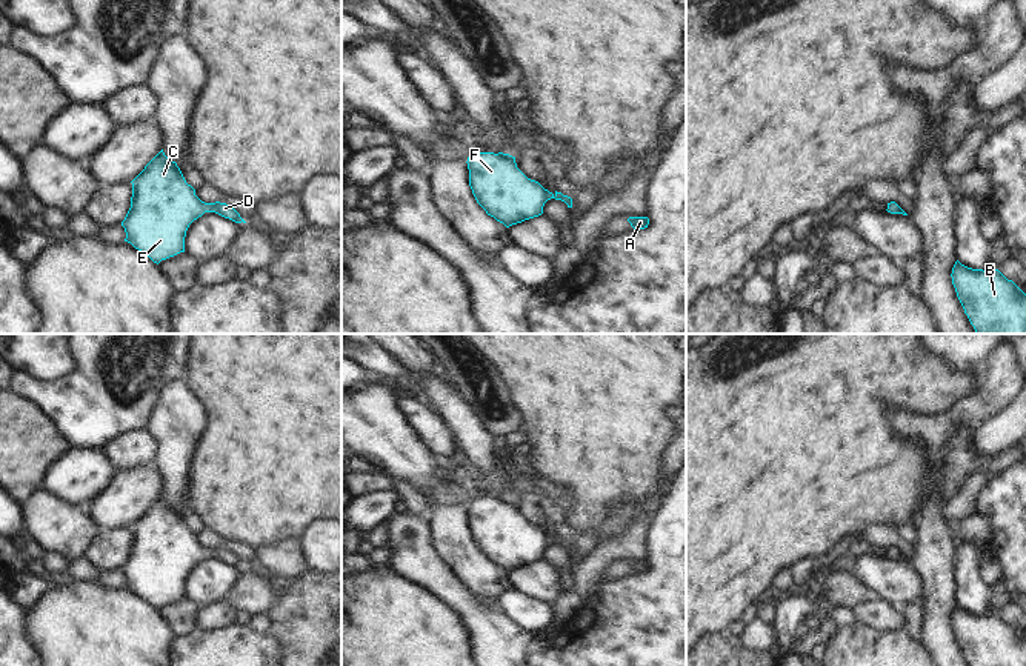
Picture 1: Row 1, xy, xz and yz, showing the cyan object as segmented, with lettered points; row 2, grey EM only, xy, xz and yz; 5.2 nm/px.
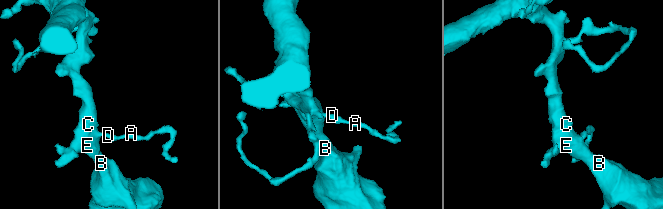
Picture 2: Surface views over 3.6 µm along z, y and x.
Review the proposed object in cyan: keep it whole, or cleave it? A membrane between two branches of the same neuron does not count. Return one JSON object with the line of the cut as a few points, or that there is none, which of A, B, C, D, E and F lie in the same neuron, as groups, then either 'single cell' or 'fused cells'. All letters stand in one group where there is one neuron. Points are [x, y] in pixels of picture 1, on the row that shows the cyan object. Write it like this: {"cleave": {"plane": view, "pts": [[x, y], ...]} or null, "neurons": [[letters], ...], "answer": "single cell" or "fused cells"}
{"cleave": null, "neurons": [["A", "B", "C", "D", "E", "F"]], "answer": "single cell"}

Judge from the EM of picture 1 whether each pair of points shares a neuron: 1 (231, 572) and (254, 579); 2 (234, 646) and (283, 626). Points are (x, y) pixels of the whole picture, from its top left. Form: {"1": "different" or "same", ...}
{"1": "different", "2": "different"}

